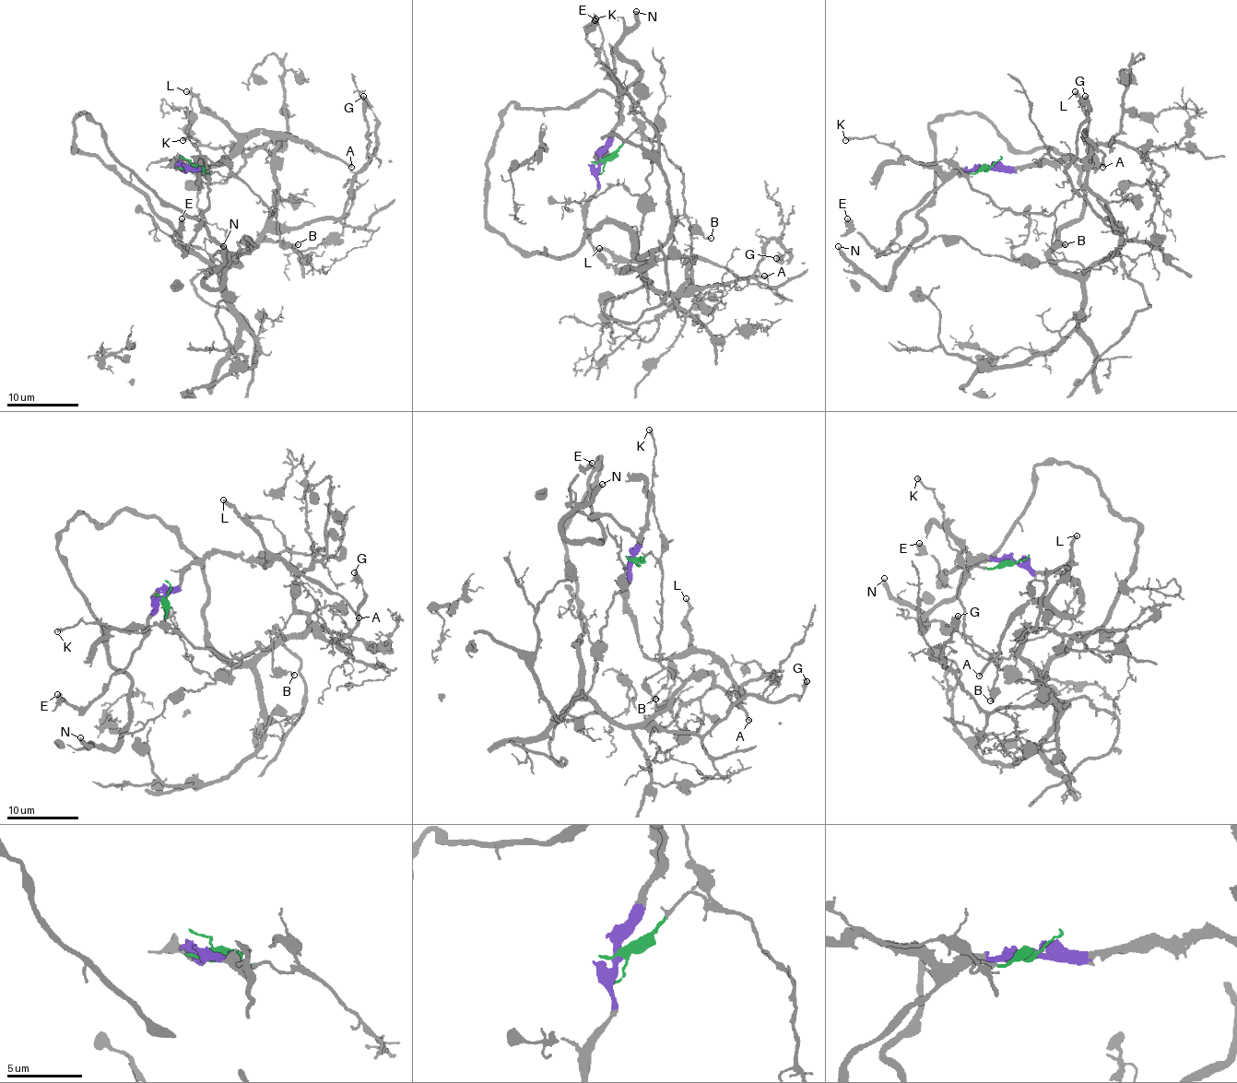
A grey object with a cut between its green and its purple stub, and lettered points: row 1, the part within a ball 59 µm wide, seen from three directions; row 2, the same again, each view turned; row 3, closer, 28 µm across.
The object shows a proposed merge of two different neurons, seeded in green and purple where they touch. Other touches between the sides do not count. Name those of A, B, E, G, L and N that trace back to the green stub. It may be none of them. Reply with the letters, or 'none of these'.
B, G, N

